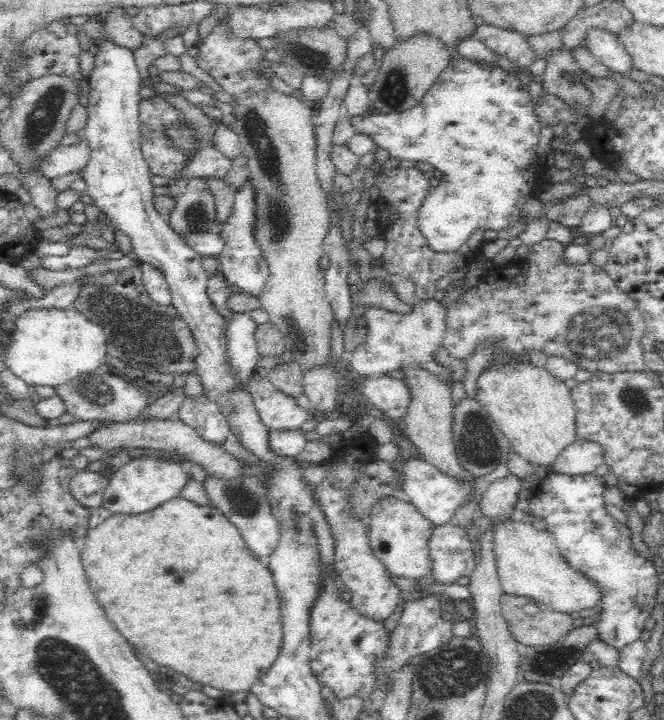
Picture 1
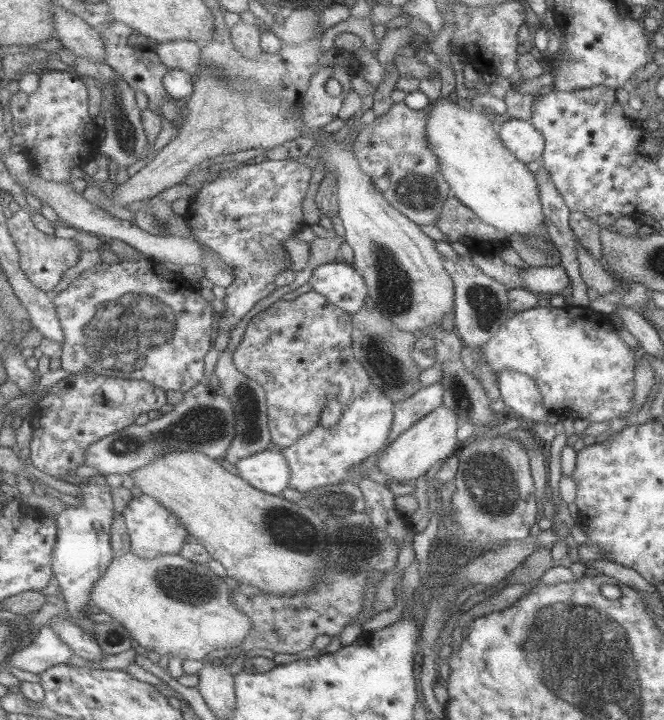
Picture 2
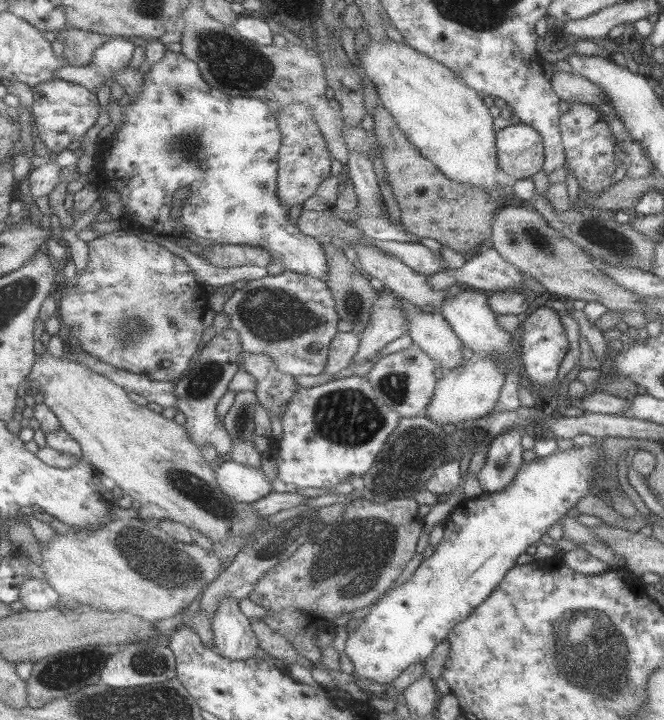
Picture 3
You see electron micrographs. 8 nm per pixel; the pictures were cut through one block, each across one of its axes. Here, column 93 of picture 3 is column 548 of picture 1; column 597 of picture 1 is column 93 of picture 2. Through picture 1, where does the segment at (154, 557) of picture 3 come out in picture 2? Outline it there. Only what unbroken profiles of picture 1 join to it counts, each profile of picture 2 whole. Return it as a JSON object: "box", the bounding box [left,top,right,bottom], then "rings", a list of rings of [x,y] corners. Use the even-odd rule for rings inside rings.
{"box":[92,551,253,662],"rings":[[[129,551],[121,557],[114,557],[109,570],[105,573],[105,576],[97,581],[97,586],[93,587],[92,598],[93,605],[102,609],[102,613],[107,613],[112,618],[119,620],[119,622],[123,623],[130,630],[134,639],[137,641],[137,644],[143,646],[143,648],[149,650],[149,652],[153,650],[151,656],[154,658],[165,656],[166,654],[170,656],[171,654],[171,656],[179,657],[183,660],[202,662],[209,652],[217,650],[217,648],[223,648],[228,652],[229,649],[239,646],[239,643],[243,643],[245,637],[249,635],[249,631],[253,630],[253,620],[251,620],[251,618],[249,618],[249,616],[247,616],[239,606],[237,606],[237,602],[235,601],[235,598],[233,598],[233,589],[227,585],[227,582],[223,580],[223,577],[217,576],[217,574],[215,574],[206,563],[193,562],[192,560],[181,556],[181,553],[161,555],[153,559],[145,559],[135,555],[133,551]]]}

